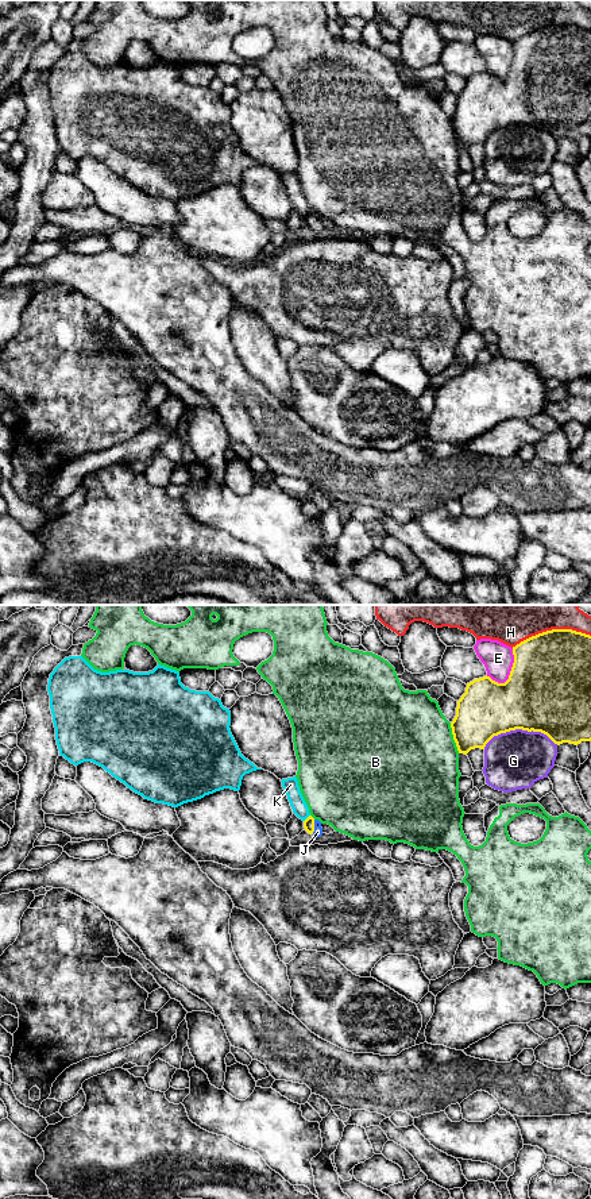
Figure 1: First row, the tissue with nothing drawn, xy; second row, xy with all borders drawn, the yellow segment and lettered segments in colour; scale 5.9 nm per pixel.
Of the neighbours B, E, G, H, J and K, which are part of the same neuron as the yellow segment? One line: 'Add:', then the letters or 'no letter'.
Add: J

